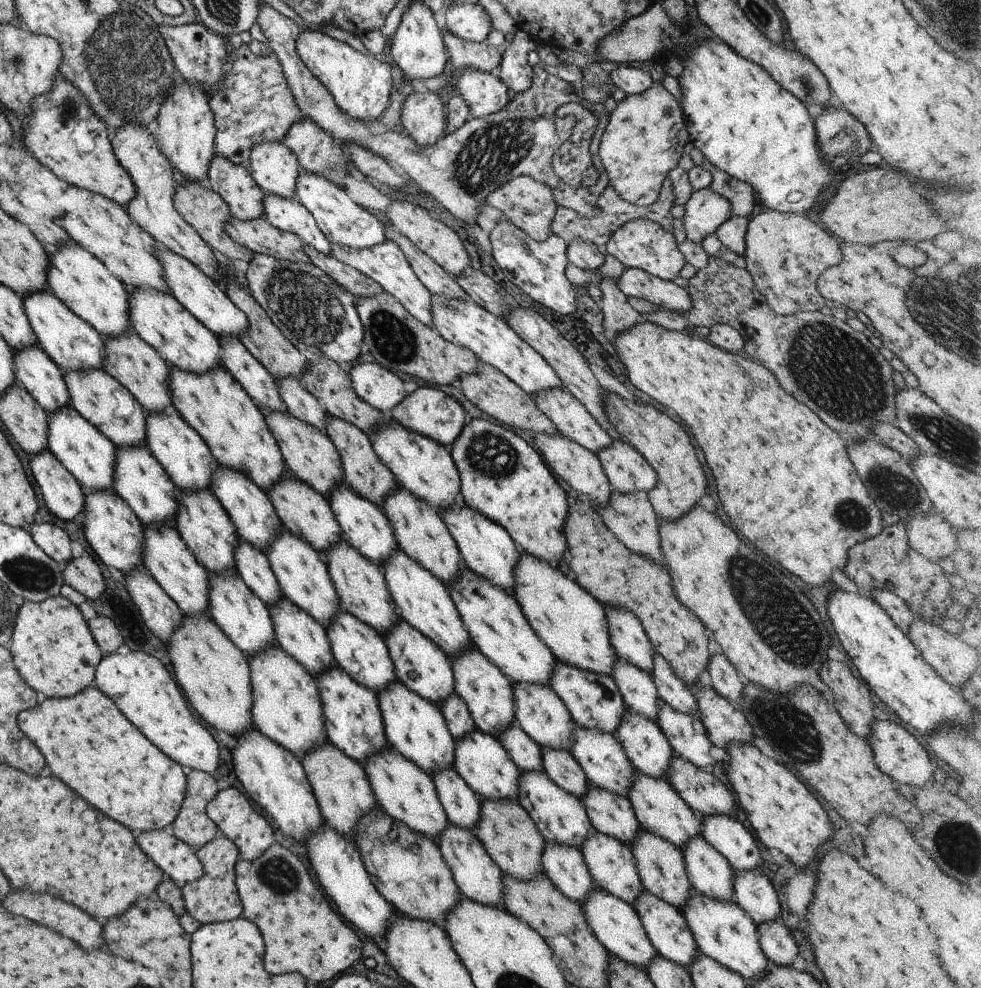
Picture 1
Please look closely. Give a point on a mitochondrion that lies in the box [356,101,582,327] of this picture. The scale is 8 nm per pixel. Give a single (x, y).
(489, 154)

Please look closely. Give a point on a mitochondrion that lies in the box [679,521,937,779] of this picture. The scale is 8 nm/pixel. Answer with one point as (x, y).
(780, 619)

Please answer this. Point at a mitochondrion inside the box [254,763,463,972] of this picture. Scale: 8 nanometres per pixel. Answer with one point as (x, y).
(278, 875)

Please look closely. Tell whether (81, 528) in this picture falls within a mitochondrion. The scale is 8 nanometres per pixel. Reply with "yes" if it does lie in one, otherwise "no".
no

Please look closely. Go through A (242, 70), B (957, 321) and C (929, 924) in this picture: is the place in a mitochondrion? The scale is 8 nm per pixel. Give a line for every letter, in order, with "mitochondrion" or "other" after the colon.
A: other
B: mitochondrion
C: other

